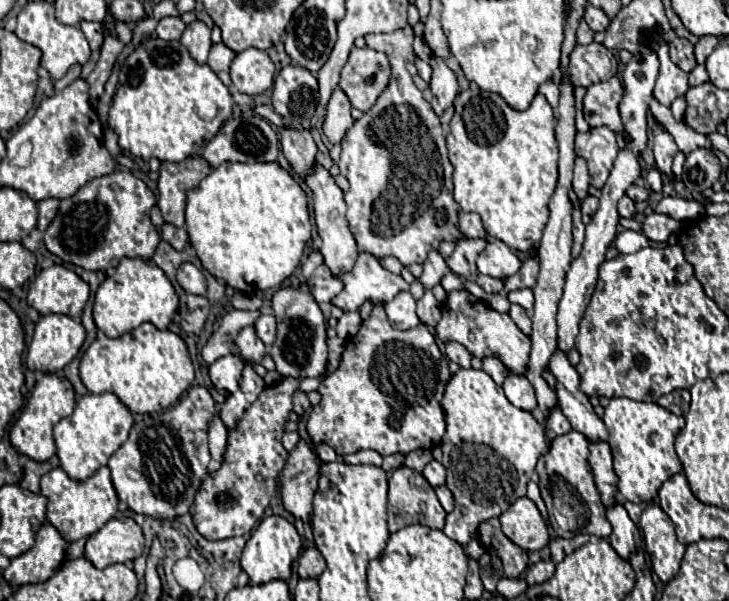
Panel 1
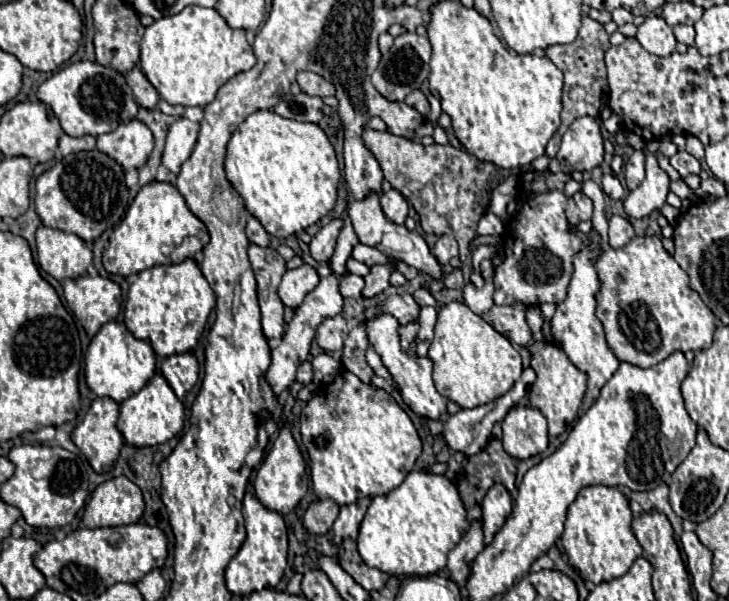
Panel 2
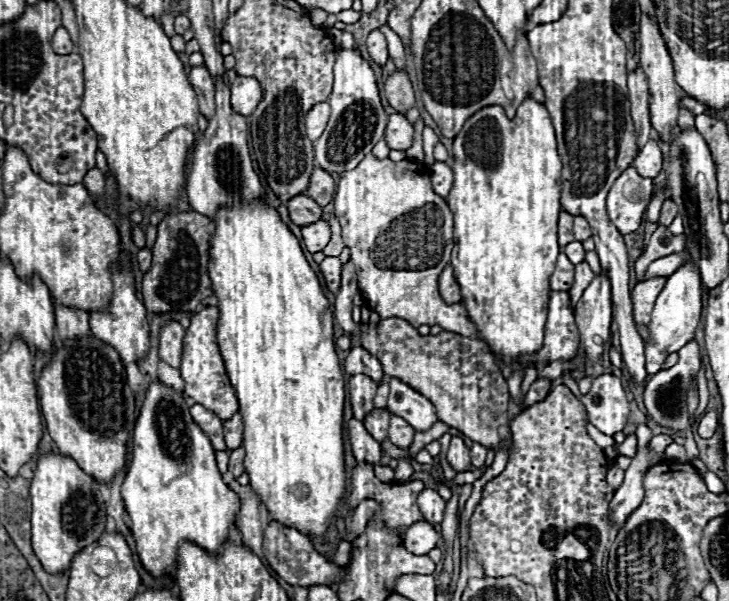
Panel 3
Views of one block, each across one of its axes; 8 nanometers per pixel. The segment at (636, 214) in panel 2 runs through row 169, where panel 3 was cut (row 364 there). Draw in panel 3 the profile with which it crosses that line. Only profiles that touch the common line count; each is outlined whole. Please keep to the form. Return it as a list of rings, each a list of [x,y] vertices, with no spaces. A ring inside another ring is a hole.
[[[694,260],[682,264],[672,276],[668,276],[668,282],[664,290],[660,292],[654,312],[652,312],[650,342],[646,342],[646,372],[648,374],[660,372],[666,356],[676,352],[678,348],[682,348],[686,342],[694,338],[694,330],[700,322],[704,294],[706,294],[706,286],[700,282],[700,270]]]

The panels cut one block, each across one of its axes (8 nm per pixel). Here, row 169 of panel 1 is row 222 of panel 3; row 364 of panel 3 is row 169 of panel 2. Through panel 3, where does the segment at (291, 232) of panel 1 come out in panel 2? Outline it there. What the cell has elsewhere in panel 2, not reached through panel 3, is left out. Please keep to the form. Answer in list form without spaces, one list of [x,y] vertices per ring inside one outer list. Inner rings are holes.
[[[258,110],[250,114],[234,132],[228,142],[226,152],[226,178],[236,188],[236,192],[244,198],[246,210],[256,216],[268,234],[286,238],[290,234],[298,234],[308,226],[316,224],[322,216],[326,216],[336,204],[336,192],[340,182],[340,170],[334,146],[318,124],[288,120],[272,110]]]

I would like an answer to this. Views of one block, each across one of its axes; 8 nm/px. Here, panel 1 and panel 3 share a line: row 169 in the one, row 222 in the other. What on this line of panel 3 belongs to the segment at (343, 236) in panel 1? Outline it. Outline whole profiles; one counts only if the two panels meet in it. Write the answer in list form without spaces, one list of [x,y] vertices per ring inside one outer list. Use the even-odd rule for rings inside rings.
[[[318,220],[314,224],[302,226],[302,238],[310,254],[324,250],[324,246],[330,240],[330,226],[324,220]]]

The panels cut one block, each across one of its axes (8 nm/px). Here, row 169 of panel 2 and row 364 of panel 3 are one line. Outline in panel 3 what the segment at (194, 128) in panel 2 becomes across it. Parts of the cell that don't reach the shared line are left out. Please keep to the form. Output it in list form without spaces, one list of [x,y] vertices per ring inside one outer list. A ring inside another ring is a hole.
[[[168,322],[160,330],[160,360],[178,368],[184,352],[184,334],[186,330],[178,322]]]

